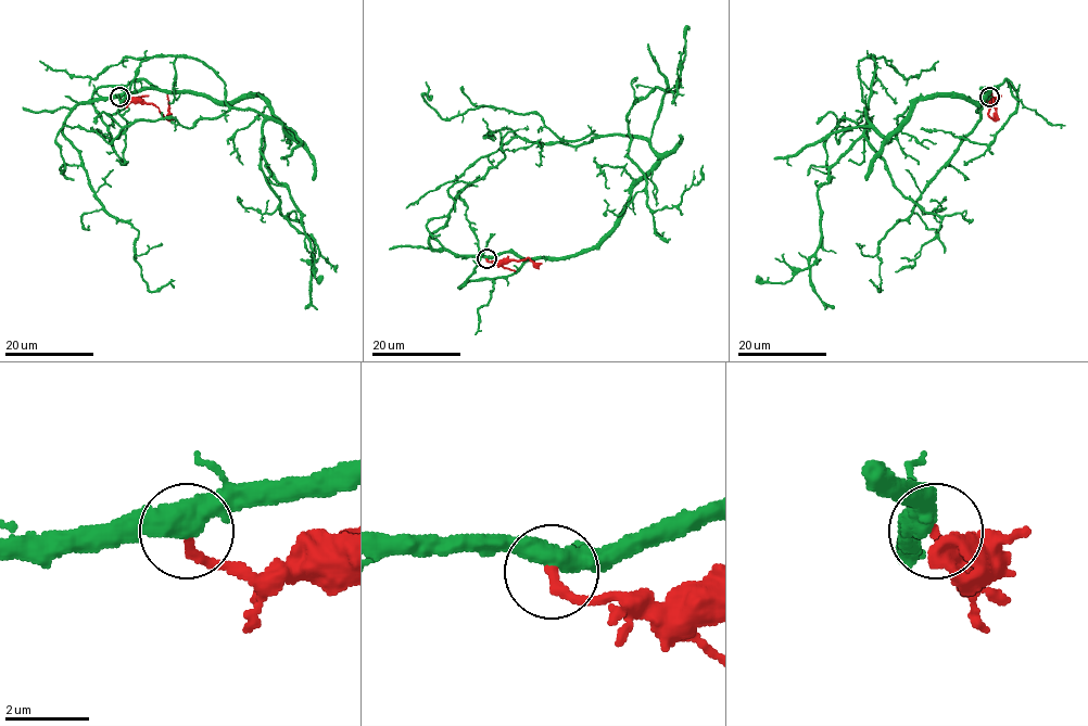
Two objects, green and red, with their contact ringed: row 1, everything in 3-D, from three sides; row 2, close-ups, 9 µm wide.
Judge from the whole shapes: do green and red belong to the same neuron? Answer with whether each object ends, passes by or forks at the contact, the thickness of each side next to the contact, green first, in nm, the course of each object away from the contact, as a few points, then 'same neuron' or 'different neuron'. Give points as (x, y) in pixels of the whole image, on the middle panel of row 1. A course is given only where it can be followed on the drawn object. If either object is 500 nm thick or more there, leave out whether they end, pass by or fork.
500/240 nm | green via (486, 257), (591, 249), (657, 154), (619, 134), (563, 141), (538, 114), (484, 105), (442, 118), (425, 81) | red via (486, 258), (497, 262), (528, 257), (535, 266), (533, 260) | different neuron

